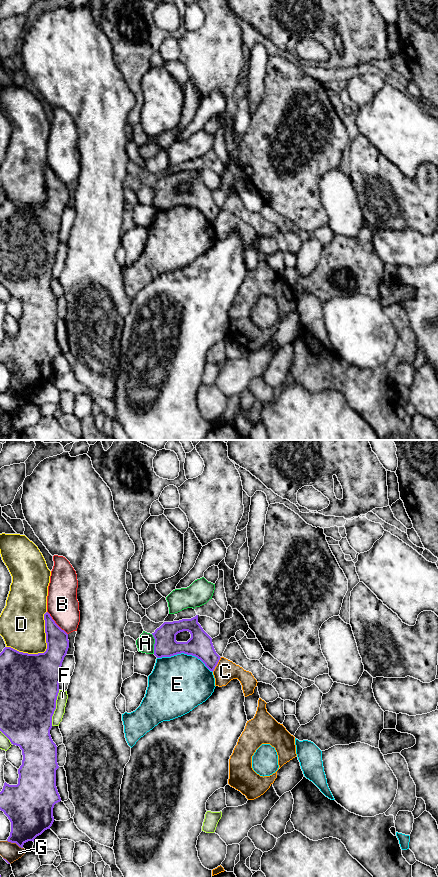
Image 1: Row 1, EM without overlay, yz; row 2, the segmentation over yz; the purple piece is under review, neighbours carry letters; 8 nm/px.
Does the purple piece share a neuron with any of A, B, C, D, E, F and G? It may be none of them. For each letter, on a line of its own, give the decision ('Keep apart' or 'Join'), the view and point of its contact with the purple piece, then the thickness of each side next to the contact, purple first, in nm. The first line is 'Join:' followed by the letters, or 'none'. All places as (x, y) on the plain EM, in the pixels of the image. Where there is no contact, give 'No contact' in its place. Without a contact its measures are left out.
Join: none
A: Keep apart. Touches purple at yz (154, 196). Thickness 180 nm (purple) against 140 nm
B: Keep apart. Touches purple at yz (55, 175). Thickness 180 nm (purple) against 260 nm
C: Keep apart. Touches purple at yz (217, 215). Thickness 200 nm (purple) against 170 nm
D: Keep apart. Touches purple at yz (46, 202). Thickness 400 nm (purple) against 360 nm
E: Keep apart. Touches purple at yz (185, 205). Thickness 200 nm (purple) against 460 nm
F: Keep apart. Touches purple at yz (55, 260). Thickness 460 nm (purple) against 90 nm
G: Keep apart. Touches purple at yz (15, 394). Thickness 340 nm (purple) against 150 nm

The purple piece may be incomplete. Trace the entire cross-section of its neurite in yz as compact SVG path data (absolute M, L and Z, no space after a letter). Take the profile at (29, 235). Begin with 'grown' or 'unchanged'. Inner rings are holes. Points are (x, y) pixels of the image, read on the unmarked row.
unchanged; M44 166L47 201L44 205L28 206L11 199L5 199L0 205L0 283L10 292L11 296L22 302L22 317L18 321L18 336L4 335L0 344L0 362L11 374L11 384L7 393L16 395L19 399L50 381L54 374L54 357L61 353L56 339L57 298L53 294L50 282L52 268L56 261L59 245L60 220L69 200L68 186L52 171L50 166Z

